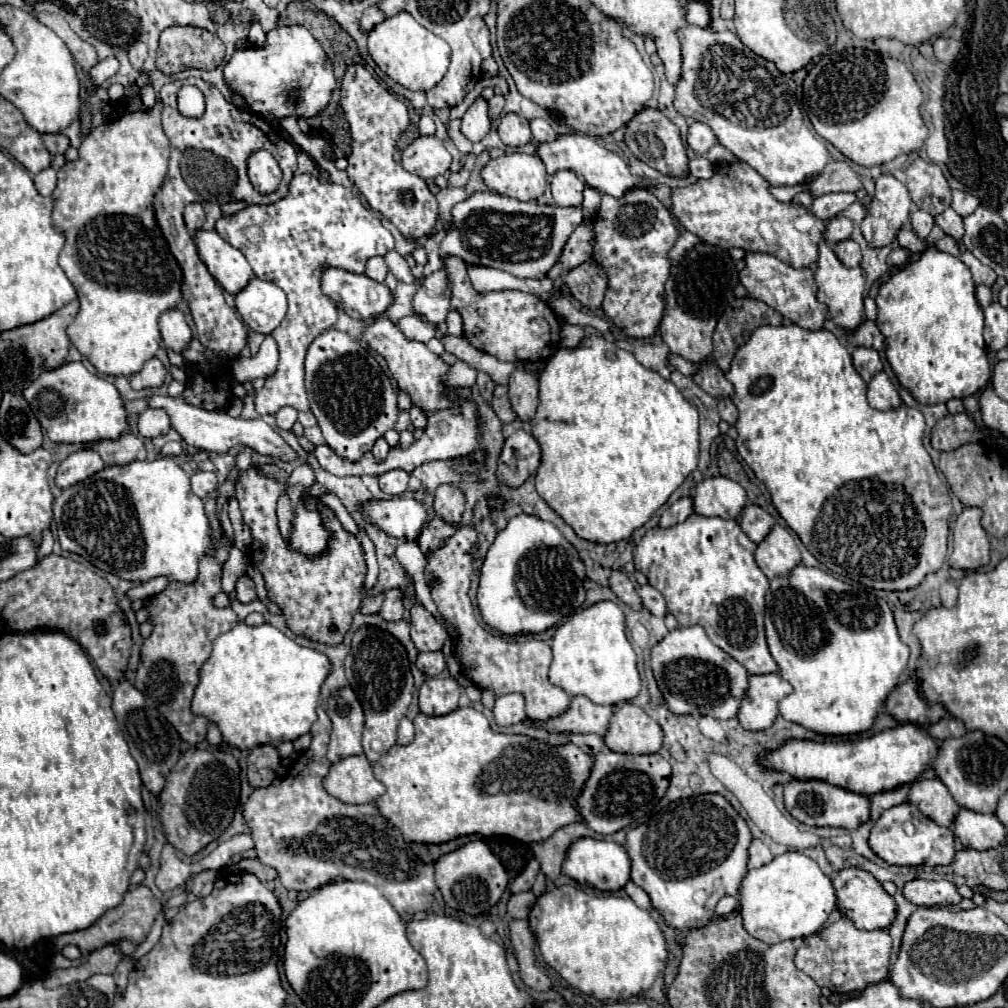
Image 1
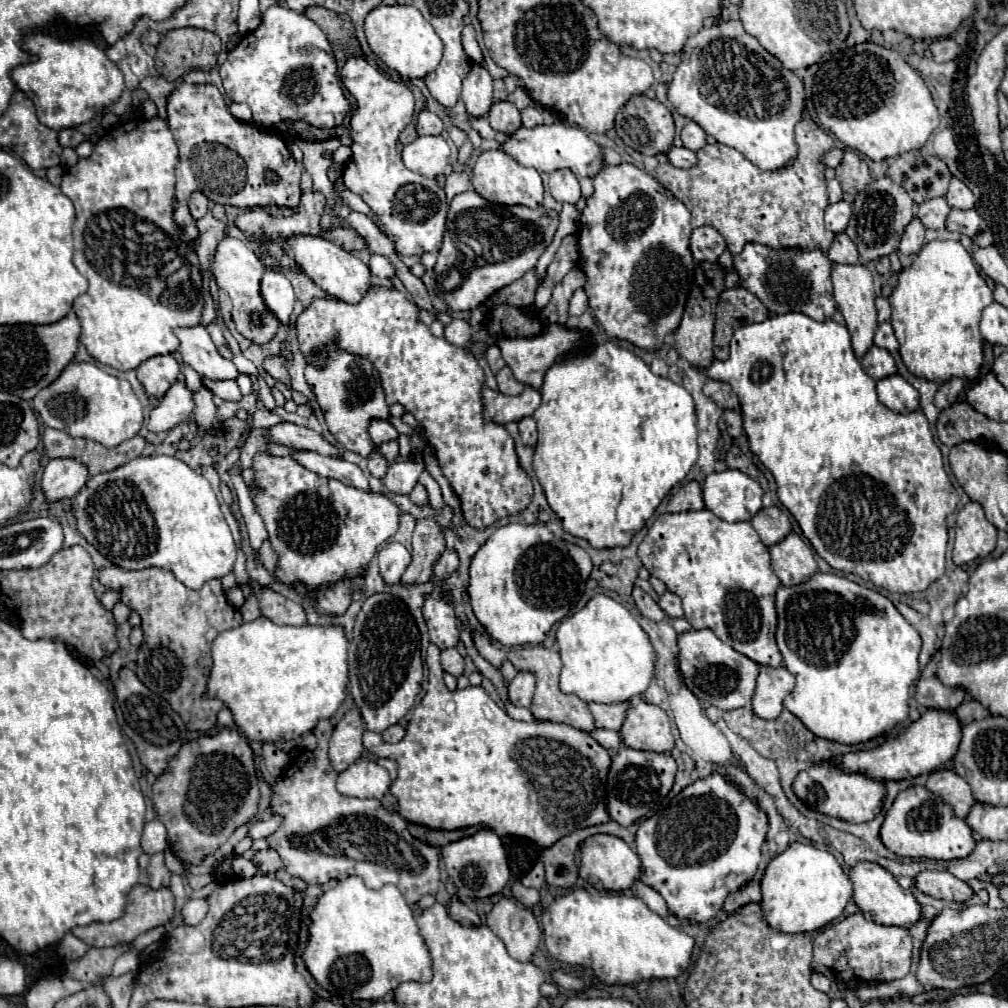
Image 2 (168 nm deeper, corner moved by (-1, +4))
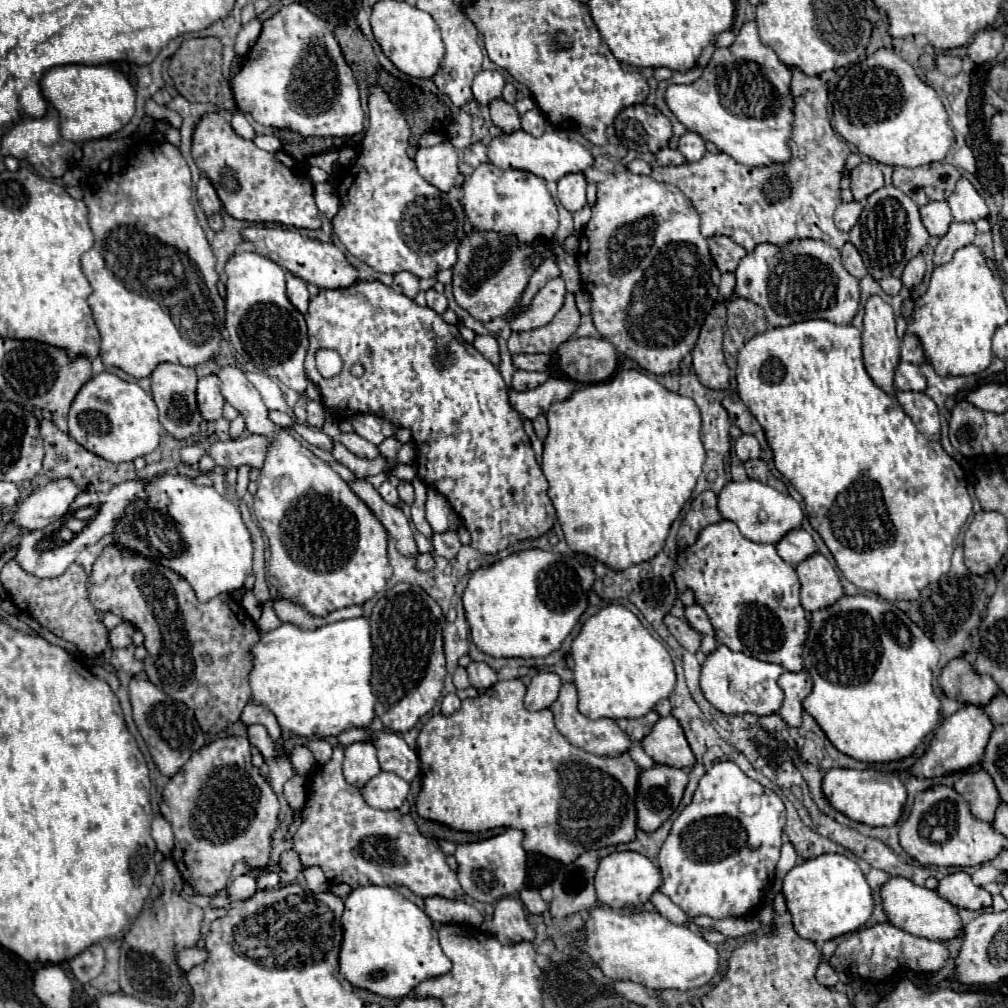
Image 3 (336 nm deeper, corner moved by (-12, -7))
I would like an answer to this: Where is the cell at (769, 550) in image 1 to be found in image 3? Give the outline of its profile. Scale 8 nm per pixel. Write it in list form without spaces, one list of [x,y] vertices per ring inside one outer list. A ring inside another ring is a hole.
[[[813,554],[797,568],[801,582],[801,602],[807,612],[817,612],[835,604],[843,596],[843,586],[831,562],[823,554]]]

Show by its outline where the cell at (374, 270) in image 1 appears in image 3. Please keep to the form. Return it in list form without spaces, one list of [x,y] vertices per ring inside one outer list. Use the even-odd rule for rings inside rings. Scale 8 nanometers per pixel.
[[[399,272],[393,276],[393,286],[397,294],[405,294],[407,298],[415,298],[419,294],[419,278],[407,272]]]

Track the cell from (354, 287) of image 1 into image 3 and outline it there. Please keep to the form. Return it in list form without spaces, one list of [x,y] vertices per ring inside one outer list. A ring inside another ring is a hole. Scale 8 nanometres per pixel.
[[[243,228],[241,236],[245,242],[251,242],[255,246],[255,252],[261,256],[271,258],[291,274],[303,278],[309,284],[315,284],[317,288],[347,288],[357,280],[357,270],[347,262],[345,254],[333,244],[333,242],[321,242],[311,240],[309,236],[303,236],[295,230],[287,228]]]

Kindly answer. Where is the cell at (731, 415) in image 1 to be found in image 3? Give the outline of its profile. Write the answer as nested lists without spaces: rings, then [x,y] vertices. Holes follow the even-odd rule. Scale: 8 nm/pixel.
[[[743,434],[743,436],[739,436],[739,438],[735,440],[735,454],[737,454],[737,458],[739,458],[741,462],[751,460],[751,458],[759,458],[761,446],[759,446],[759,442],[757,442],[755,436]]]

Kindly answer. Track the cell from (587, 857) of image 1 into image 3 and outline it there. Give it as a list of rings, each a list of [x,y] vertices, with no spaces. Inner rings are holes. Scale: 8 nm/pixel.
[[[613,852],[599,864],[595,874],[595,890],[599,904],[609,908],[627,908],[627,906],[643,906],[655,890],[661,886],[661,870],[643,854],[637,852]]]

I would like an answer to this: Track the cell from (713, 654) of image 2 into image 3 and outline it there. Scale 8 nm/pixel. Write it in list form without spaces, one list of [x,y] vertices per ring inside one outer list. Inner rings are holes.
[[[719,646],[703,664],[701,670],[701,690],[705,698],[723,714],[775,714],[783,704],[783,690],[777,684],[777,678],[785,672],[783,666],[761,662],[743,652],[731,652],[727,646]]]

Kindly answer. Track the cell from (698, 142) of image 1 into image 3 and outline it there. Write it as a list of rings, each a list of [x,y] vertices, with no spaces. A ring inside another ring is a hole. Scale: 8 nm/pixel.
[[[685,132],[679,138],[679,152],[687,158],[687,162],[695,162],[699,158],[703,158],[705,154],[705,142],[699,134],[695,132]]]

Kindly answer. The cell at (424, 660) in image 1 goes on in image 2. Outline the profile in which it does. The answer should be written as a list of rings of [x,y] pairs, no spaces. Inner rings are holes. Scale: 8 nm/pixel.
[[[444,649],[440,661],[442,661],[442,669],[446,673],[450,673],[454,677],[462,675],[462,671],[464,671],[464,659],[462,659],[462,655],[456,649]]]

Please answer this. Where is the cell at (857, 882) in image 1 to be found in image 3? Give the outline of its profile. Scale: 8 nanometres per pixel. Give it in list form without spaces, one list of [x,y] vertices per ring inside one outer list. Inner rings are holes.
[[[889,878],[881,890],[881,898],[889,922],[901,930],[911,930],[911,934],[923,934],[923,938],[935,938],[943,942],[963,936],[963,920],[959,916],[959,908],[941,898],[935,890],[917,886],[907,878]]]

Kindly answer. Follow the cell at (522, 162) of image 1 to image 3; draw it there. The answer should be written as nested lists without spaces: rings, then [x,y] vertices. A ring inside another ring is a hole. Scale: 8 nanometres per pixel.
[[[481,164],[463,182],[463,206],[475,230],[503,232],[515,236],[519,244],[551,240],[557,232],[557,206],[545,186],[545,180],[527,170],[501,170],[493,164]]]

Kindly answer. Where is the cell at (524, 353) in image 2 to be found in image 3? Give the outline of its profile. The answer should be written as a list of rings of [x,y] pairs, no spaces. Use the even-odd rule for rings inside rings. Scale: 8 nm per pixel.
[[[603,338],[569,340],[559,346],[557,356],[561,372],[579,384],[609,380],[619,362],[617,350]]]

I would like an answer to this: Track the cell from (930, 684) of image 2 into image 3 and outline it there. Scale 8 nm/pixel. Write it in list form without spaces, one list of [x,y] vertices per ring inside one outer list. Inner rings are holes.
[[[953,658],[941,672],[939,684],[943,692],[963,704],[987,706],[995,694],[999,694],[997,684],[987,674],[977,674],[973,664],[965,658]]]

